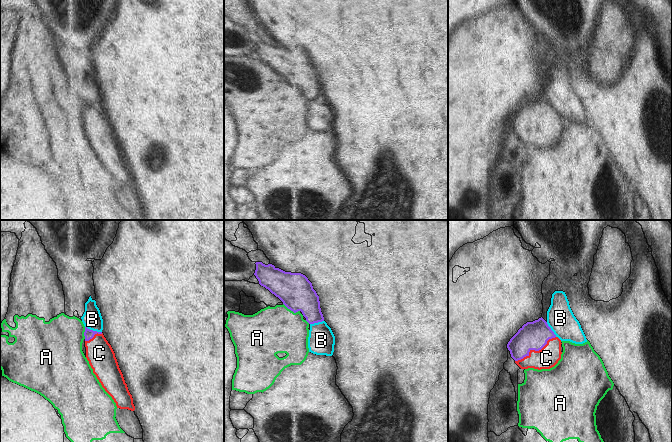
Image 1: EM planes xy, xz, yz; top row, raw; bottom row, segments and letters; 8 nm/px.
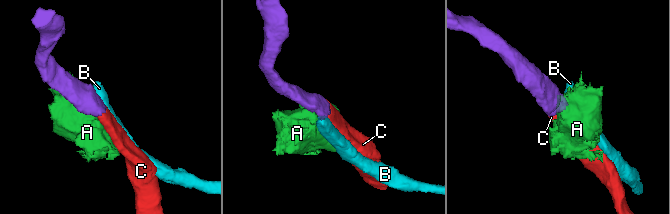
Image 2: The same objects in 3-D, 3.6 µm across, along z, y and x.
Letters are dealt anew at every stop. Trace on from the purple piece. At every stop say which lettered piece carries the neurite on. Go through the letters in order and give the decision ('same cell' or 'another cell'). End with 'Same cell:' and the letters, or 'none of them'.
A: another cell
B: another cell
C: same cell
Same cell: C

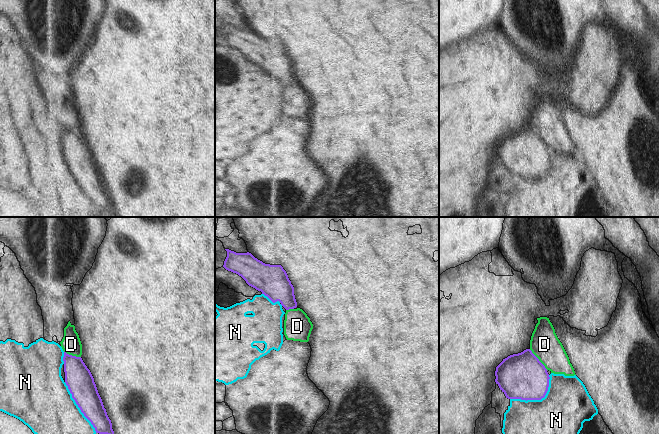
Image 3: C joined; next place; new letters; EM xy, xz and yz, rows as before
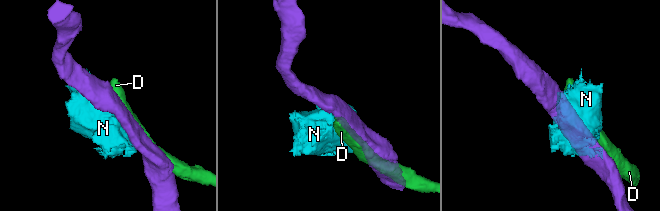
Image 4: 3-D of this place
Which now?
D: another cell
N: another cell
Same cell: none of them

